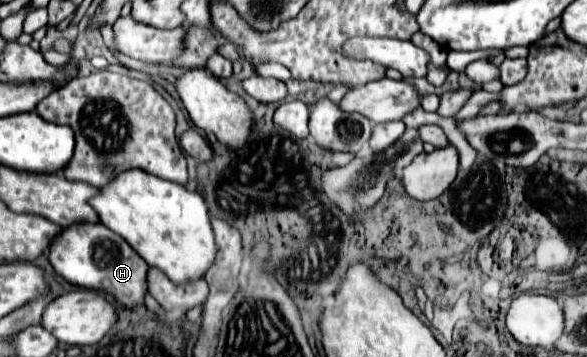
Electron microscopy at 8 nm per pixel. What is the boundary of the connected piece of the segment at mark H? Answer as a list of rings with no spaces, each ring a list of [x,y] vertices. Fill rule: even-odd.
[[[73,225],[59,235],[49,249],[49,261],[57,275],[65,281],[99,291],[99,285],[105,293],[111,293],[115,301],[125,309],[135,309],[145,305],[147,291],[147,271],[149,265],[123,241],[117,233],[107,229],[105,225]]]

